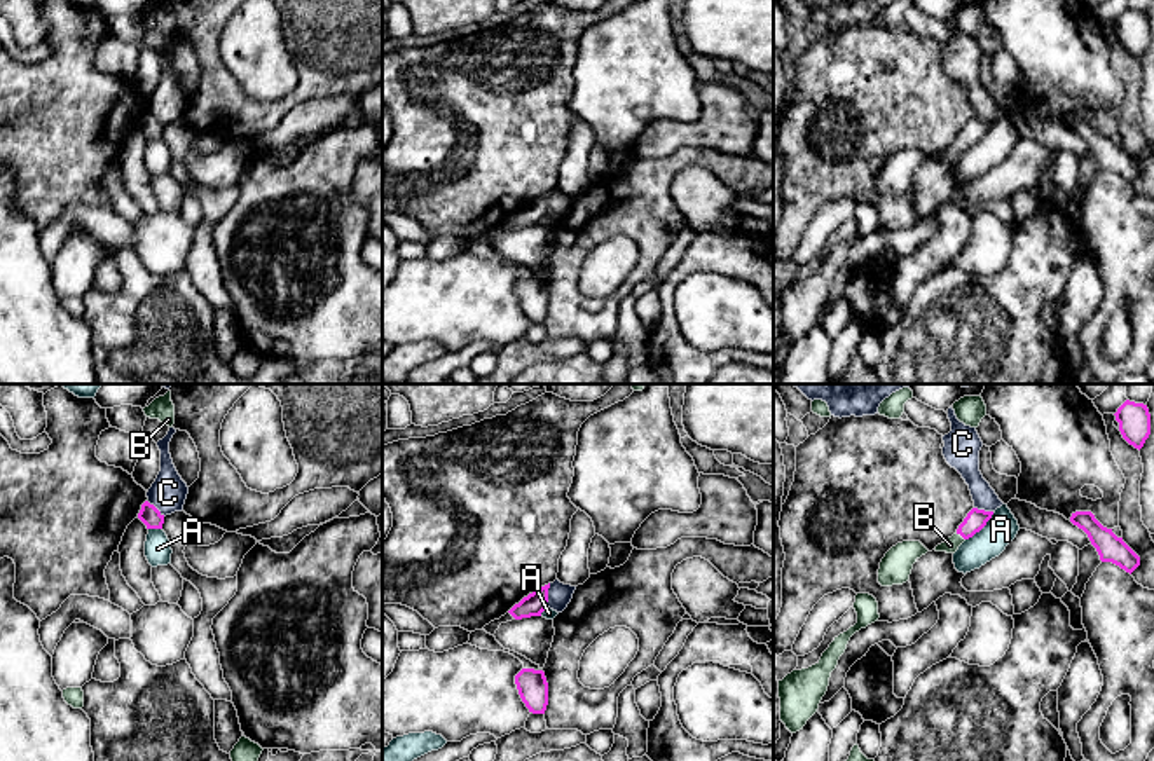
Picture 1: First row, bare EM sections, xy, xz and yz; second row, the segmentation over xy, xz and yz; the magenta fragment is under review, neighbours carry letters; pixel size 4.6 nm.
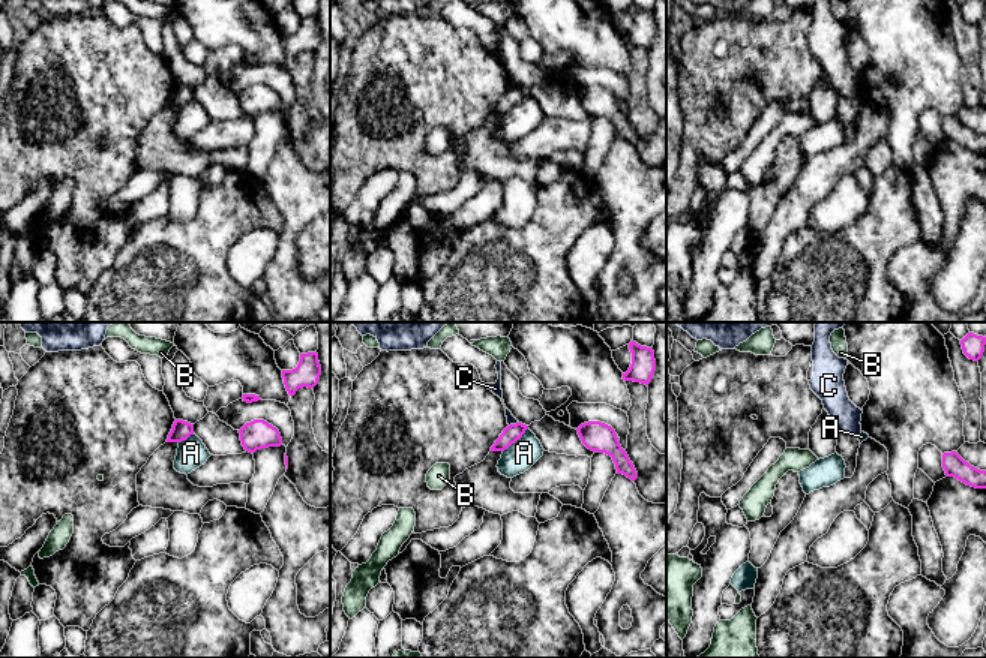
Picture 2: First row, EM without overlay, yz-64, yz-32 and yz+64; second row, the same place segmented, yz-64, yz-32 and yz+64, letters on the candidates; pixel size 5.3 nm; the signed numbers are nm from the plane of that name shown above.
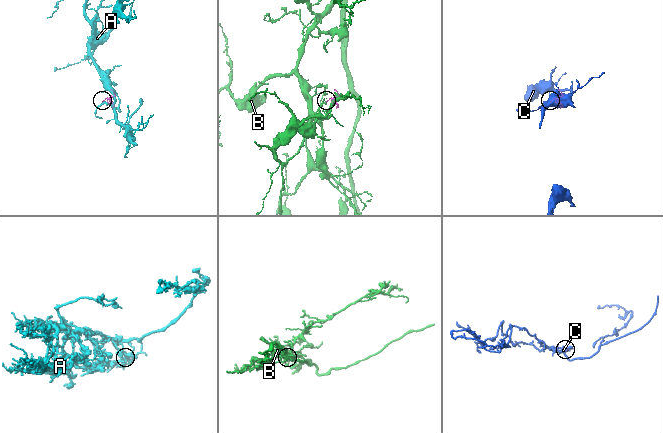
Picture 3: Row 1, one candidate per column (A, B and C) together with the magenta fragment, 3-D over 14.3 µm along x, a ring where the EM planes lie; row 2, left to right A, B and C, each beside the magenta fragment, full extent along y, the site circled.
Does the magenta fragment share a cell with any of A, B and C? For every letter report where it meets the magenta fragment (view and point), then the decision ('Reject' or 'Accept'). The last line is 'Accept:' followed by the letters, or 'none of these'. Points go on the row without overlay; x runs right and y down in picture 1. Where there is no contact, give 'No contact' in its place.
A: Touches magenta at yz (980, 138). Reject
B: Touches magenta at yz (961, 143). Accept
C: Touches magenta at xz (547, 205). Reject
Accept: B

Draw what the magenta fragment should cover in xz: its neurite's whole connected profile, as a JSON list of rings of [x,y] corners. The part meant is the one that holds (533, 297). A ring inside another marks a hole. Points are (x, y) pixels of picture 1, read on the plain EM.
[[[522,278],[515,285],[519,304],[529,321],[545,323],[548,314],[548,291],[543,279]]]

